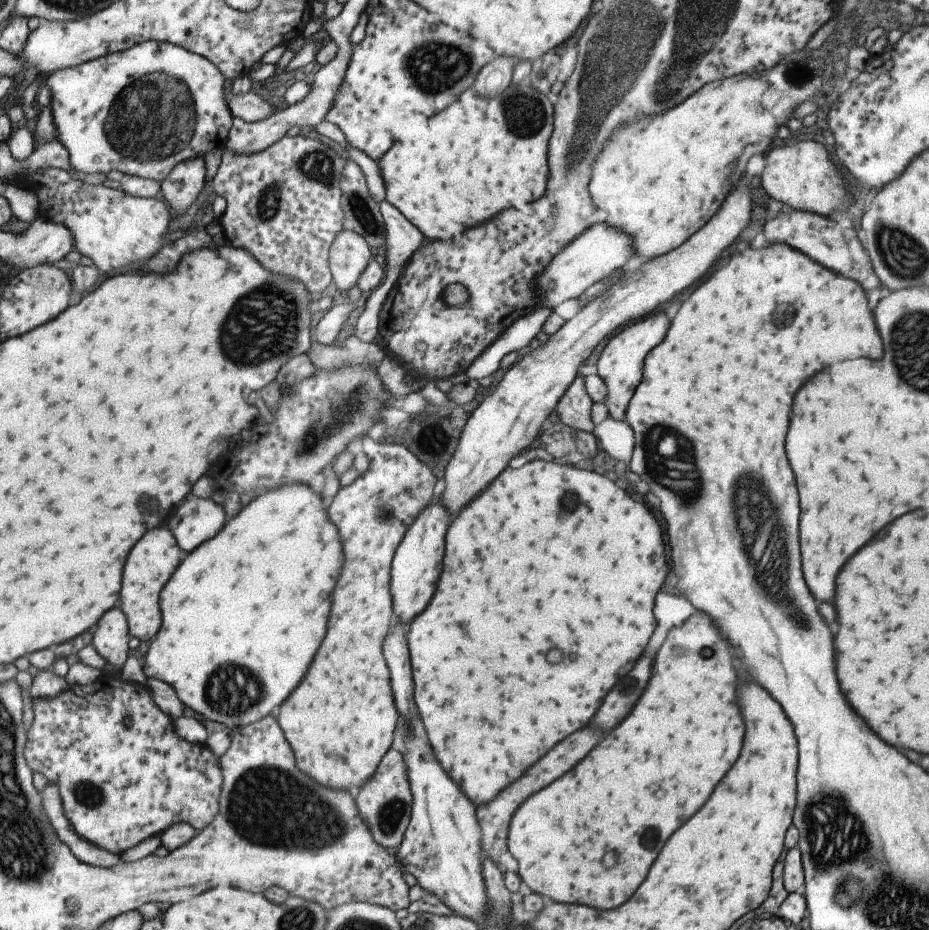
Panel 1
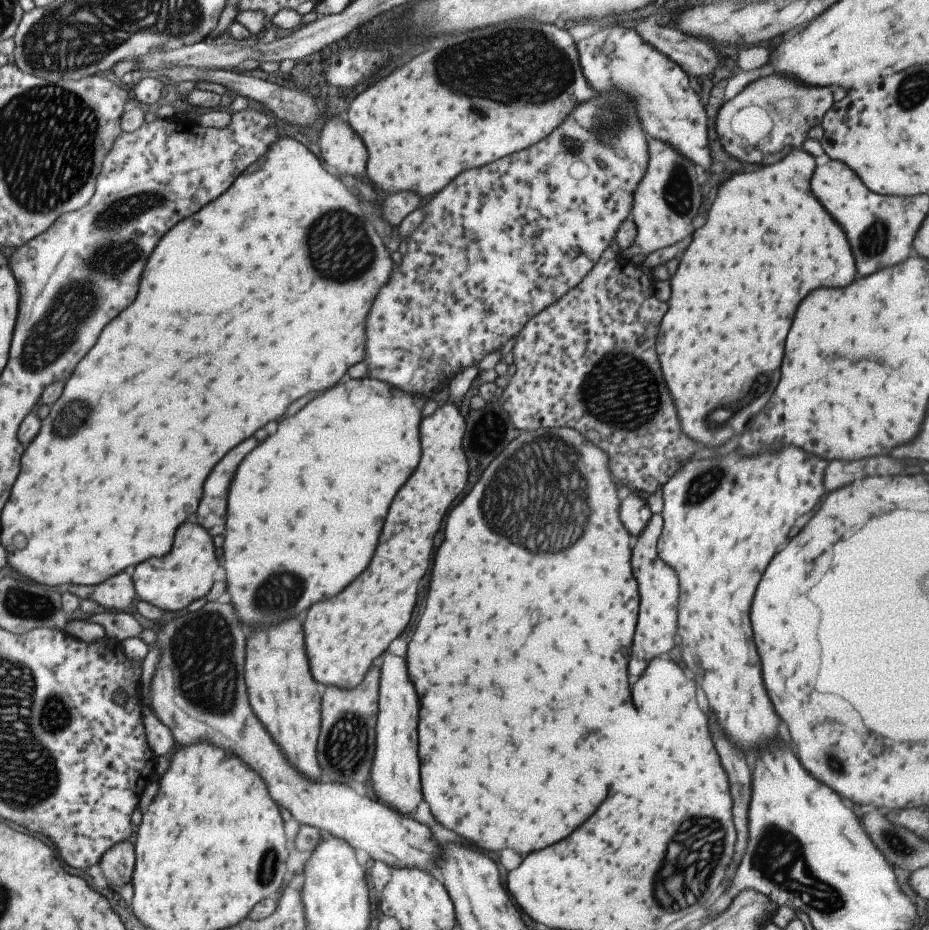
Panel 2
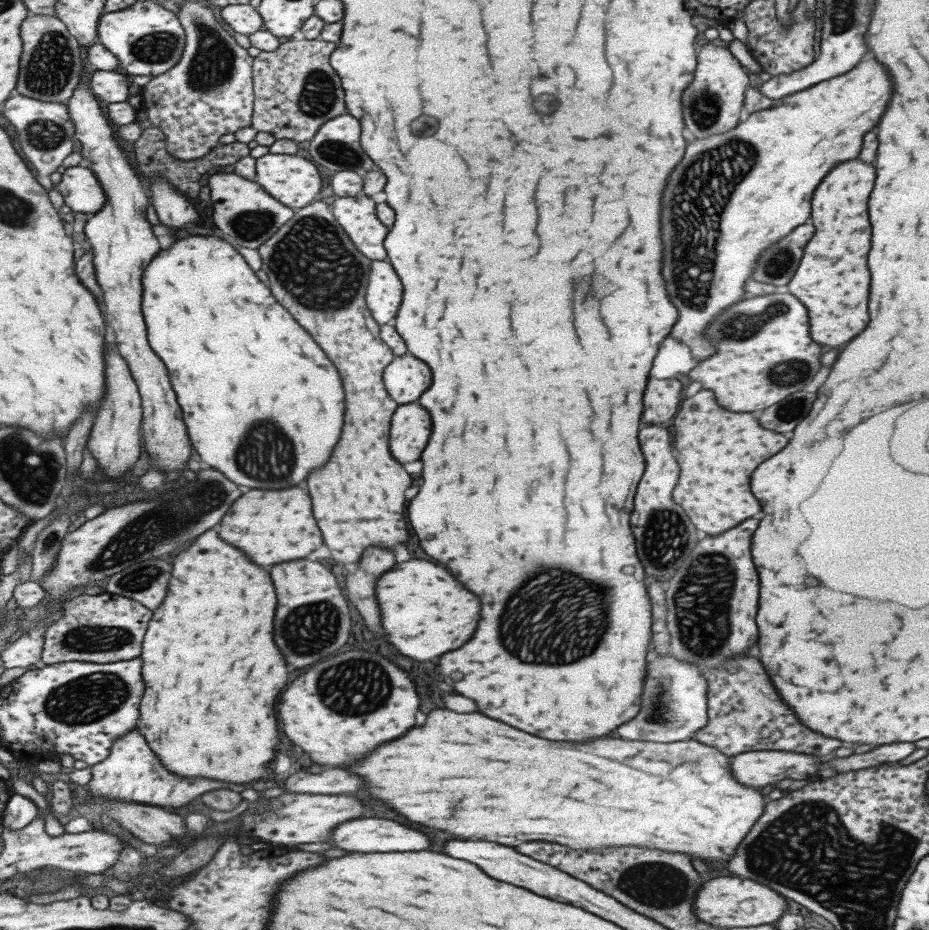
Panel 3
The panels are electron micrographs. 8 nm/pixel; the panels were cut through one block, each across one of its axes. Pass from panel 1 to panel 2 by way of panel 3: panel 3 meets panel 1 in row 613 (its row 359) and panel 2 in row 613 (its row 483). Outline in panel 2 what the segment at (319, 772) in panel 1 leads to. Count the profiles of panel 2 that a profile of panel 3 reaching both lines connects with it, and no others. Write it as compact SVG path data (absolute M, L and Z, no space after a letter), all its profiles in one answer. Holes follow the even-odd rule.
M453 403L439 404L435 412L422 417L419 425L419 462L389 506L383 524L385 530L381 530L379 534L379 544L375 548L369 566L335 598L313 604L313 608L305 612L303 642L305 642L309 672L315 682L321 682L323 686L355 688L371 666L371 660L377 658L387 648L387 644L407 626L411 618L411 610L417 600L417 584L421 576L427 572L431 562L431 552L433 552L431 536L437 532L437 526L440 527L445 510L450 504L453 506L454 499L463 492L467 482L468 462L463 454L465 432L465 420L459 414L458 406Z

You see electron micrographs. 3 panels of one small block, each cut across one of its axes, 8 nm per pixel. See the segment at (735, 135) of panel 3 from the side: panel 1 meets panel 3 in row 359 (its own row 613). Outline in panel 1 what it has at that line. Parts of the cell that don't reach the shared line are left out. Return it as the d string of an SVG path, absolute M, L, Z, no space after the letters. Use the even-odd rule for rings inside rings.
M695 612L681 626L669 628L667 636L663 637L659 650L653 656L651 678L649 678L643 694L639 696L639 700L631 708L631 712L621 720L621 724L615 726L607 736L603 736L601 742L595 748L591 748L591 752L587 752L587 756L579 764L575 764L575 768L571 768L571 772L565 772L561 778L557 778L549 786L545 786L539 792L531 794L513 812L509 828L507 828L506 849L517 861L516 873L523 884L524 890L535 892L535 894L545 894L555 902L569 902L569 904L575 902L575 904L587 904L587 906L595 906L595 908L603 908L603 910L623 904L637 890L639 882L645 878L647 868L655 860L655 856L661 850L661 846L665 844L665 840L685 820L689 820L691 814L695 814L705 804L707 796L713 792L713 788L723 778L727 768L731 768L731 764L737 760L739 750L741 750L741 738L743 738L743 718L741 718L741 712L739 712L739 708L735 704L735 696L737 696L737 674L735 674L733 664L731 664L729 644L721 636L721 632L715 626L715 622L707 614ZM607 852L615 852L617 854L617 862L611 868L605 868L601 864L601 860L603 860L603 856Z

